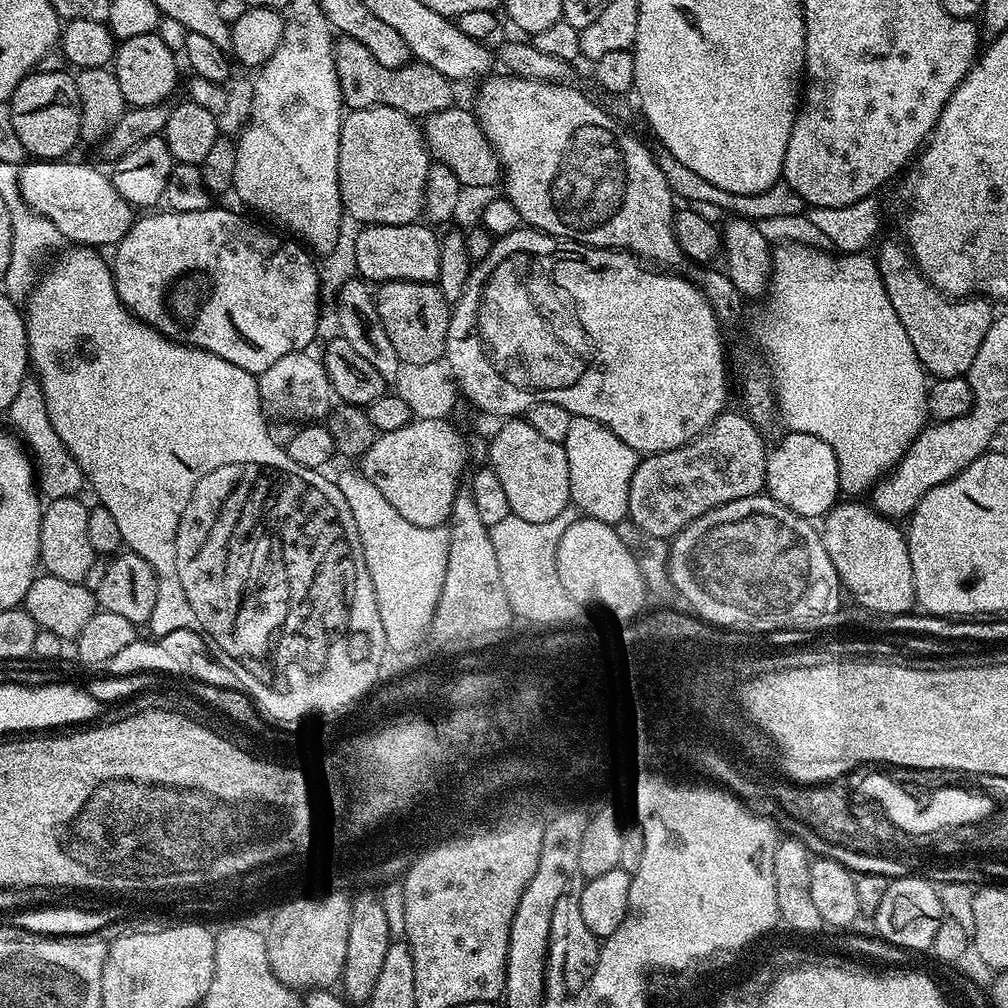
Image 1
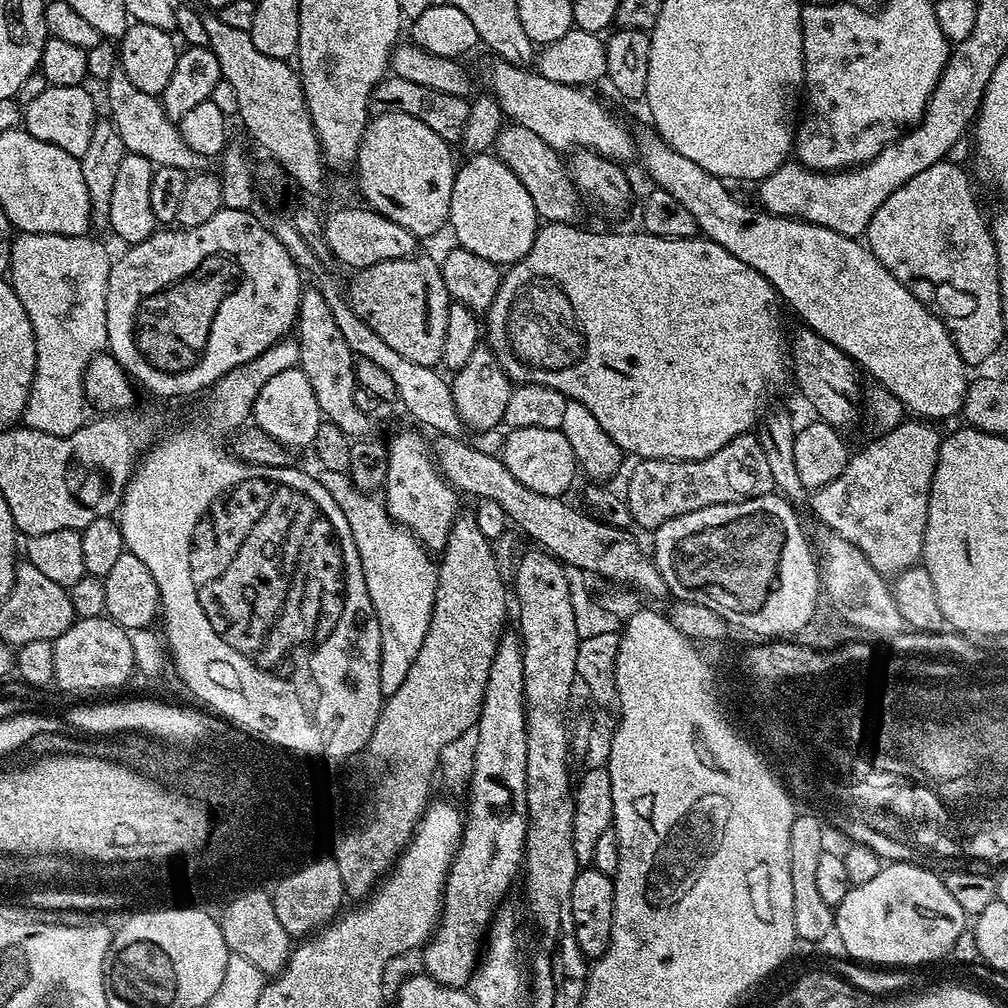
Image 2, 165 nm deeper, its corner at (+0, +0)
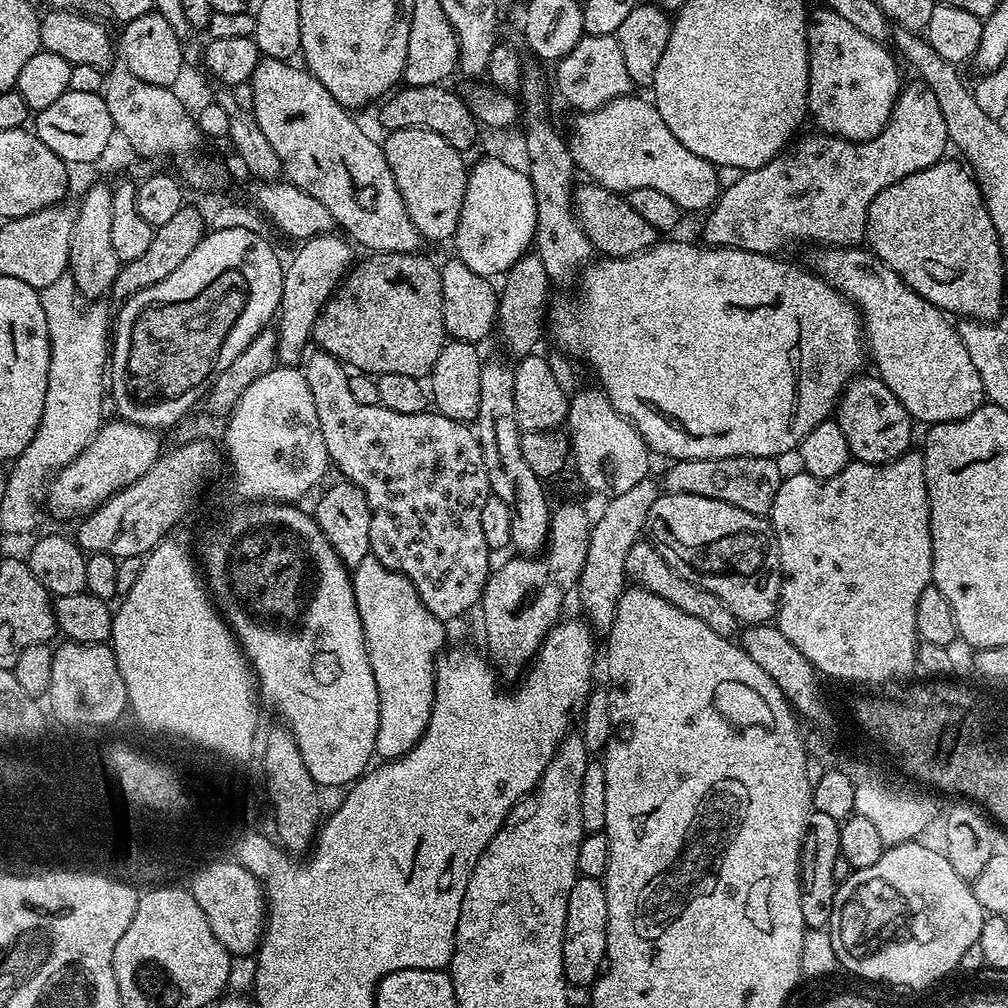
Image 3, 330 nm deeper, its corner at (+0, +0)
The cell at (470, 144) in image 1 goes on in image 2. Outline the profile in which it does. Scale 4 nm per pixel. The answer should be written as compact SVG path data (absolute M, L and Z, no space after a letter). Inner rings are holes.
M511 122L505 123L500 129L499 148L499 160L517 175L518 181L529 191L541 221L570 224L577 219L575 216L580 212L582 197L574 186L572 175L569 174L567 163L561 153L542 142L542 138L534 134L534 130L526 130L526 126Z

